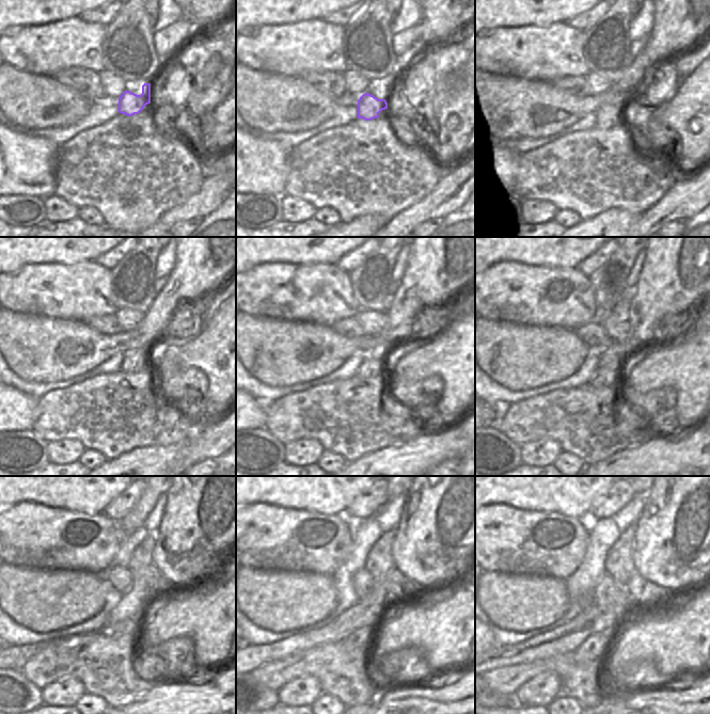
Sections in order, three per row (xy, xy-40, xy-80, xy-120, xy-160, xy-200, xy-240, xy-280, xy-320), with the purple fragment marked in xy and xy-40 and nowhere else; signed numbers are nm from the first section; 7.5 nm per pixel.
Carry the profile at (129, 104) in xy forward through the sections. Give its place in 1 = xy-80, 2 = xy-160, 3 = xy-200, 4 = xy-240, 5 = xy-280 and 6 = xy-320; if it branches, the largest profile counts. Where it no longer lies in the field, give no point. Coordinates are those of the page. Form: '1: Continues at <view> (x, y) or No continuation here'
1: Continues at xy-80 (606, 115)
2: Continues at xy-160 (367, 368)
3: Continues at xy-200 (602, 376)
4: Continues at xy-240 (126, 627)
5: Continues at xy-280 (358, 638)
6: Continues at xy-320 (594, 645)

